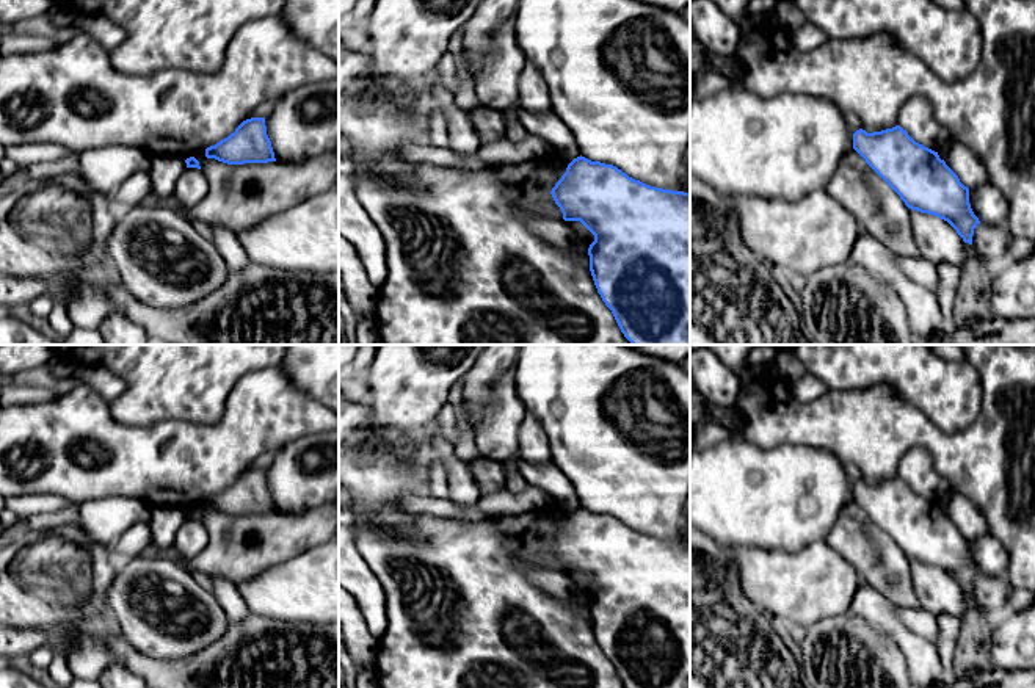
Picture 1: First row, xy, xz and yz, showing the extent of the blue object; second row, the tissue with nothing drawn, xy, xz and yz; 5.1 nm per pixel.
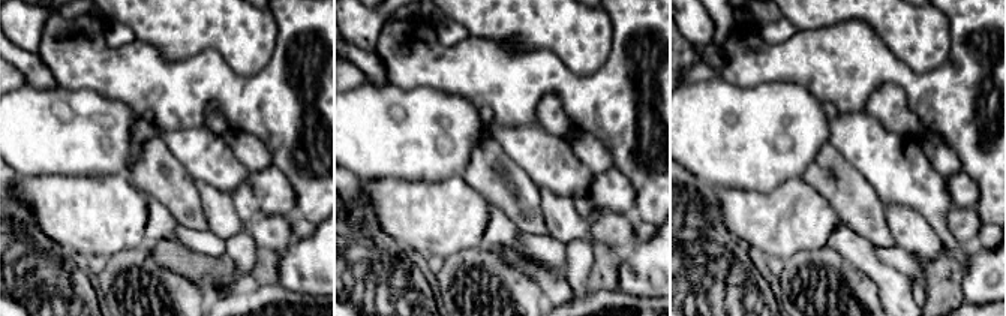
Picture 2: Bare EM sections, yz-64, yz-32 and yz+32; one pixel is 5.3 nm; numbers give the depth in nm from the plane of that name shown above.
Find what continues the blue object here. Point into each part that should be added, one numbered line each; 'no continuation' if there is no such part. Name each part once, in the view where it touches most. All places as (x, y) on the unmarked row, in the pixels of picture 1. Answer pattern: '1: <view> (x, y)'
no continuation

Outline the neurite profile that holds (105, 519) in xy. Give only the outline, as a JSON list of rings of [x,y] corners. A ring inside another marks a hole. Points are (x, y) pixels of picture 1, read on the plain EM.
[[[104,497],[80,505],[75,523],[88,536],[89,542],[113,547],[116,539],[133,523],[147,522],[151,506],[132,497]]]

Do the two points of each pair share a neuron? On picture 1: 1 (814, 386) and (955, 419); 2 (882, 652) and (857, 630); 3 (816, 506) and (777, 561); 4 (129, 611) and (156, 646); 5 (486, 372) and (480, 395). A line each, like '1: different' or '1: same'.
1: different
2: same
3: different
4: same
5: same

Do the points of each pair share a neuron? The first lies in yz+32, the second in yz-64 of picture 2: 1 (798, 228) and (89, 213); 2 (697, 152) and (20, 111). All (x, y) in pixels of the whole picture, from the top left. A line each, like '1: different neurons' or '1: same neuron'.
1: same neuron
2: same neuron

